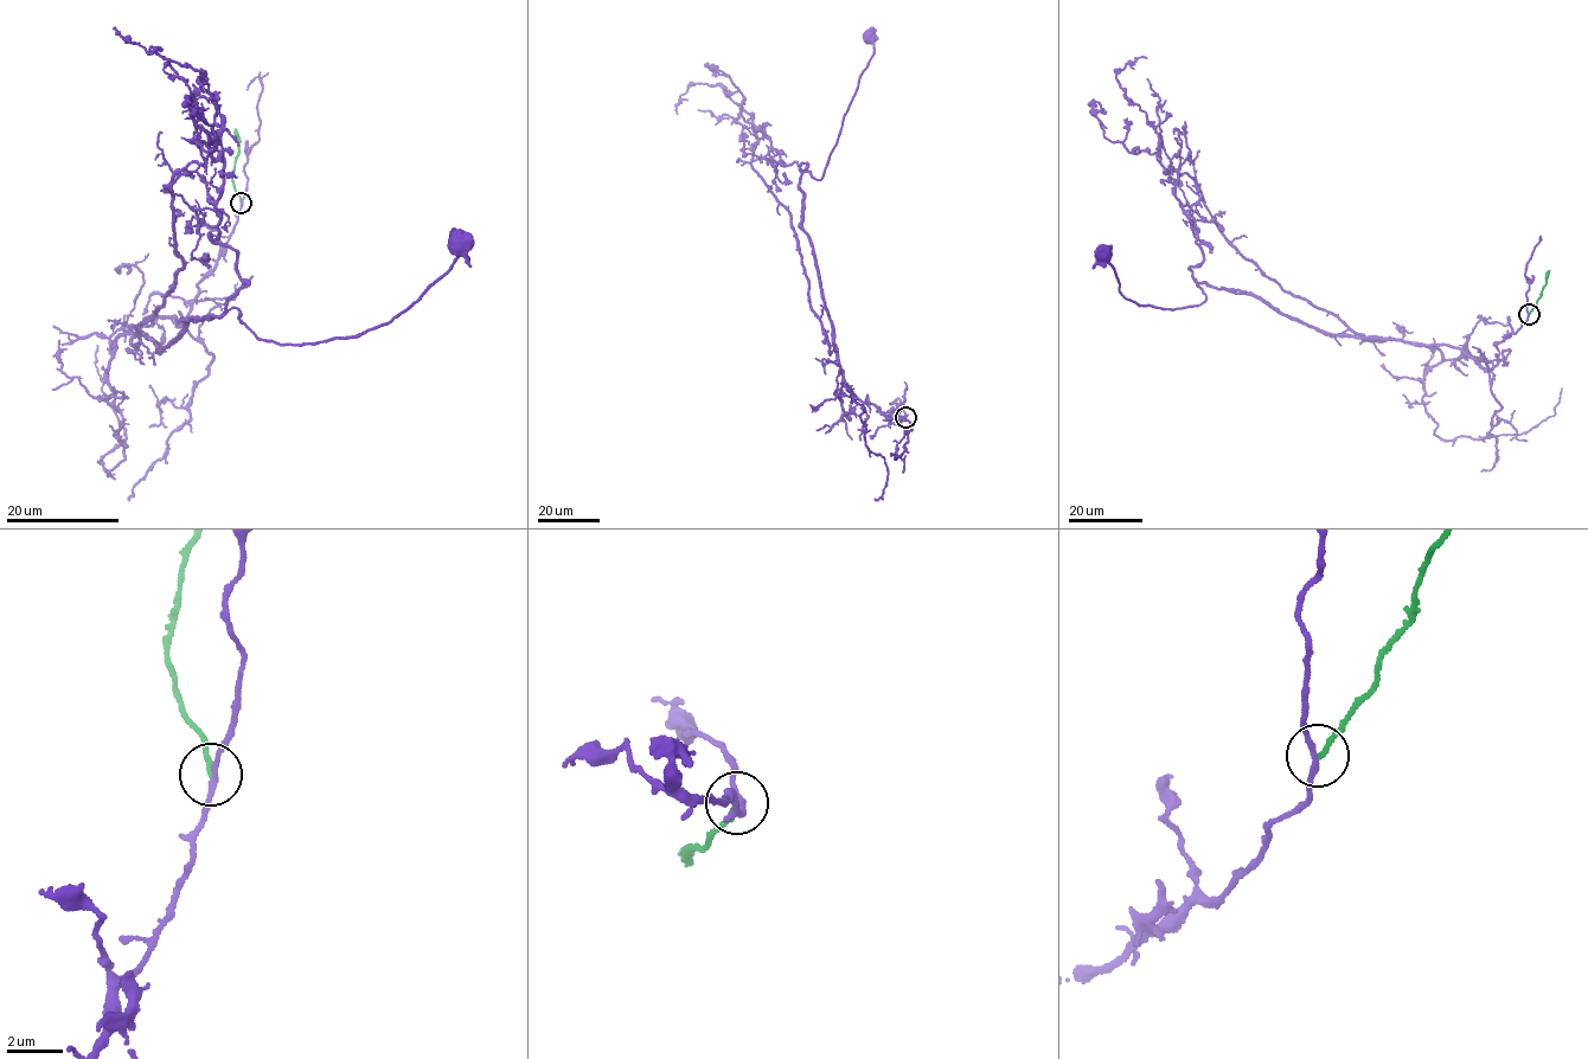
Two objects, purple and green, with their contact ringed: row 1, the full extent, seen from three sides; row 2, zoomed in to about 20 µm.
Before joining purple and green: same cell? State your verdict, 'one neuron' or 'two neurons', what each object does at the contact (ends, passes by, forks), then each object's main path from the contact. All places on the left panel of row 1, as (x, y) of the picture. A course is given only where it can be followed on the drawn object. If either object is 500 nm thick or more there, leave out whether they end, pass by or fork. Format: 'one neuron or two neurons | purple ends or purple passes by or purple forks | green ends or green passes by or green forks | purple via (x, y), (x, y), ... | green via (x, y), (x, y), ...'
two neurons | purple passes by | green ends | purple via (242, 204), (181, 327), (138, 329), (161, 353), (184, 320), (235, 307), (280, 345), (354, 338), (458, 245) | green via (242, 204), (231, 178), (238, 151), (235, 129)

